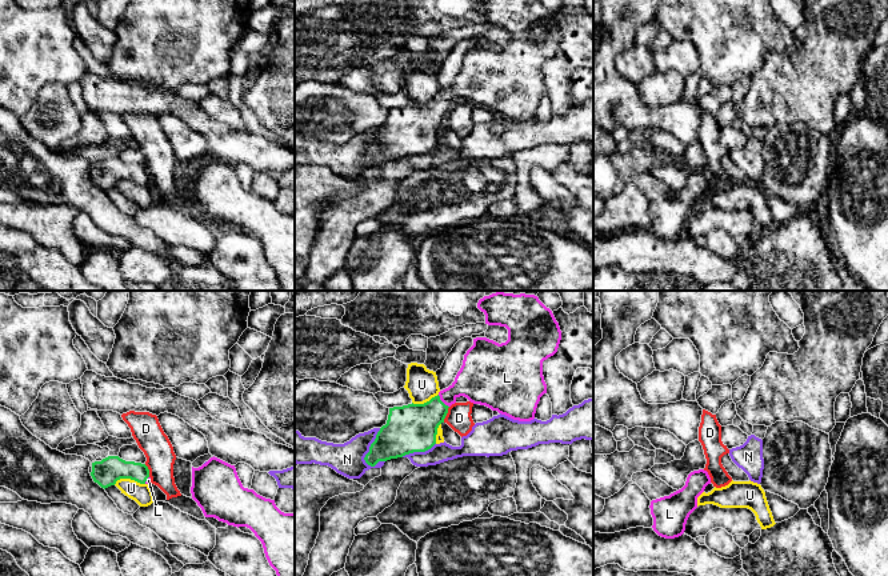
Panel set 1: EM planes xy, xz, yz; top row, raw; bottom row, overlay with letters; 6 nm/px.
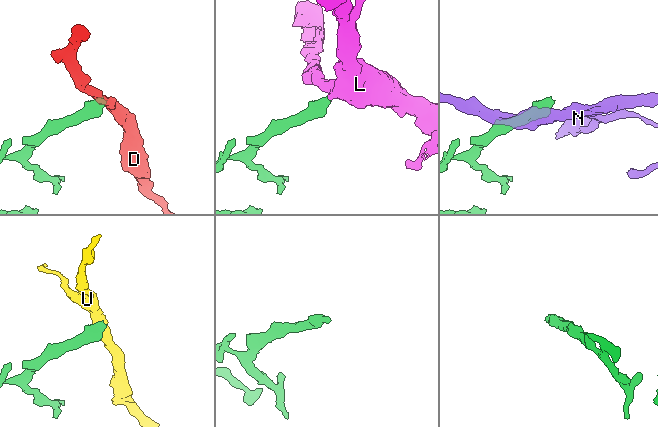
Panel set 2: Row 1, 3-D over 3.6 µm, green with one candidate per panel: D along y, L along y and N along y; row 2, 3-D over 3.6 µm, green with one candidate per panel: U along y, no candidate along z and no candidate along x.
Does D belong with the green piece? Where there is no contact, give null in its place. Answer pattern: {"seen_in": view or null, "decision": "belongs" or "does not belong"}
{"seen_in": "xz", "decision": "does not belong"}

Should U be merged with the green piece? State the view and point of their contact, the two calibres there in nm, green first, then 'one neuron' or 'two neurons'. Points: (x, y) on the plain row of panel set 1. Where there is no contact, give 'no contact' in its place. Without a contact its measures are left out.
xy (130, 179) | 160/120 nm | two neurons

